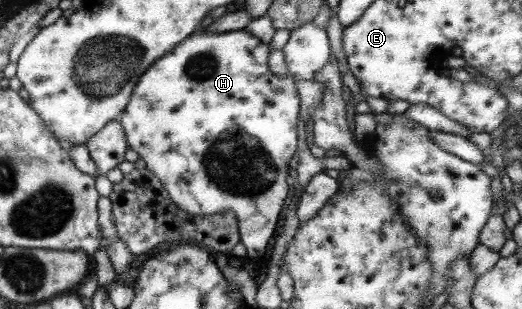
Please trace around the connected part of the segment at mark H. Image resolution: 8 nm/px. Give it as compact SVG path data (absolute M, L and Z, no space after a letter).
M244 29L220 34L194 31L183 41L173 46L171 51L167 51L159 59L155 59L146 70L143 70L143 73L137 78L137 83L133 86L124 111L117 119L121 124L127 147L139 155L138 158L145 163L144 168L161 182L163 189L169 193L171 201L181 211L191 213L191 215L213 215L213 213L221 213L221 211L233 212L235 219L237 219L240 243L247 250L245 257L249 259L261 258L265 254L267 245L269 245L269 239L277 236L276 225L281 218L281 207L283 207L287 189L289 189L287 181L285 181L289 172L287 163L293 157L297 145L295 119L297 119L297 113L300 111L300 99L294 81L289 75L277 77L269 71L269 52L268 44L247 33Z

